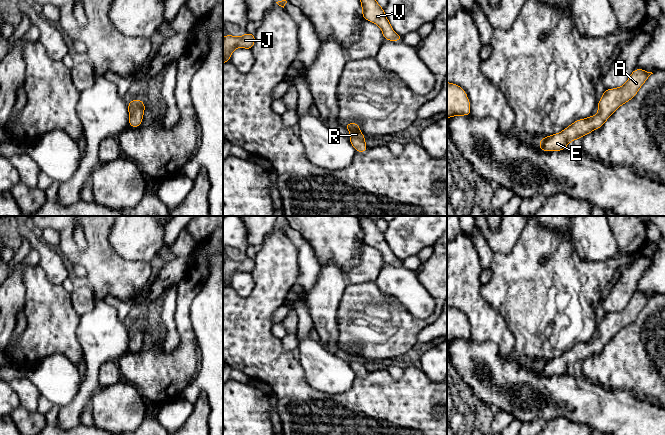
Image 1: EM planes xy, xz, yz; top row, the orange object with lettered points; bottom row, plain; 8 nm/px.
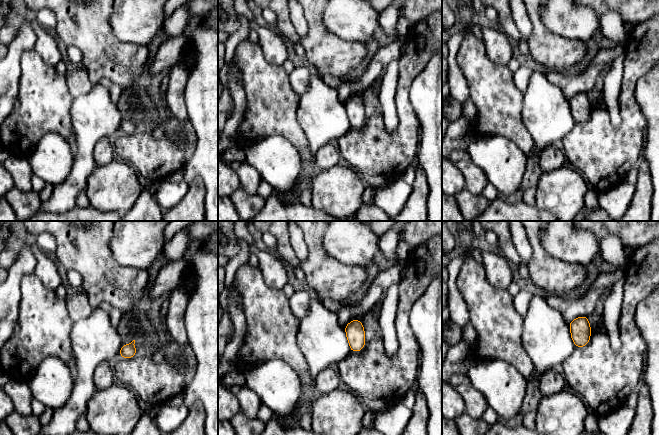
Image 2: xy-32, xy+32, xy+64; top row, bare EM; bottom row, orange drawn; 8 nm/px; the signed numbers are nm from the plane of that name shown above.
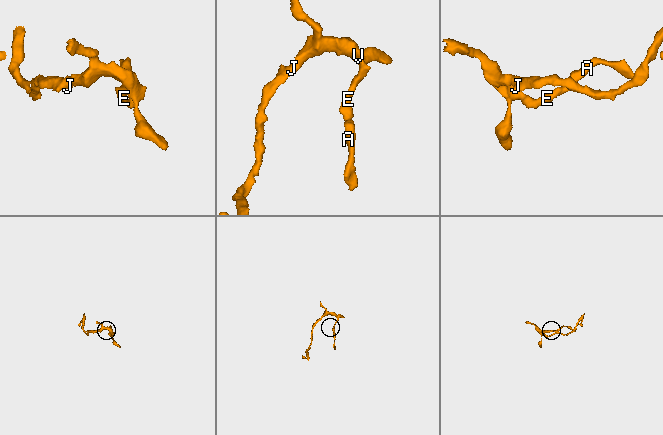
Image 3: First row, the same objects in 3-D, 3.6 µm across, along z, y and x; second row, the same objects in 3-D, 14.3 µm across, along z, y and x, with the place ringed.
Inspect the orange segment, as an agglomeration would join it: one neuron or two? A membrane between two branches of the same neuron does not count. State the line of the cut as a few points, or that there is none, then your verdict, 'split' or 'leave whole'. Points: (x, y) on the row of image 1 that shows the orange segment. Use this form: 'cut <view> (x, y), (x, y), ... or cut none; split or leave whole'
cut none; leave whole

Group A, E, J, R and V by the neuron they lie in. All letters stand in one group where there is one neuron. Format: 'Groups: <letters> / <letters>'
Groups: A E J R V

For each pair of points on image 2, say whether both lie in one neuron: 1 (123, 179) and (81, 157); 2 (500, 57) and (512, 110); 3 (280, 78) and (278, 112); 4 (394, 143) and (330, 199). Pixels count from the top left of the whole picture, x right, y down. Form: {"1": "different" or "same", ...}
{"1": "different", "2": "different", "3": "same", "4": "different"}

